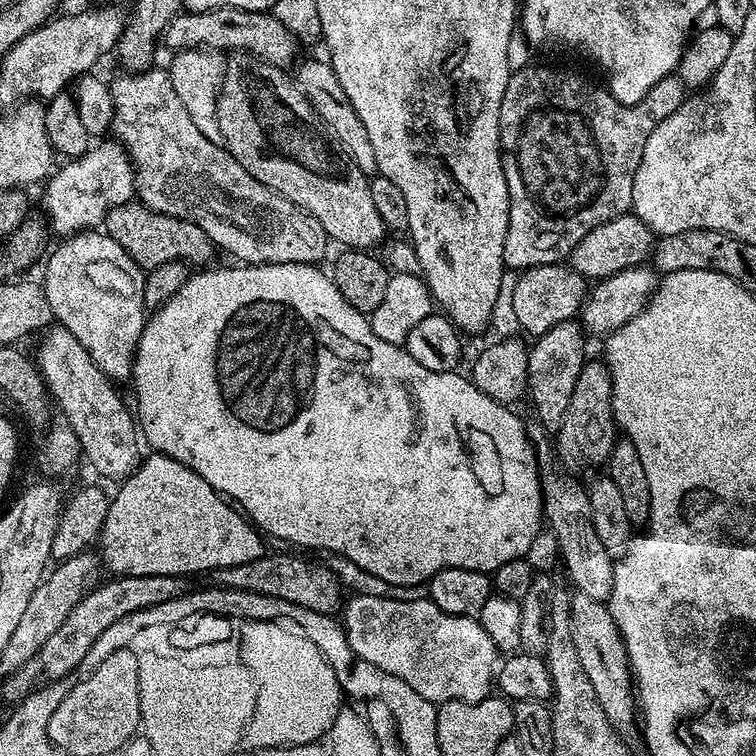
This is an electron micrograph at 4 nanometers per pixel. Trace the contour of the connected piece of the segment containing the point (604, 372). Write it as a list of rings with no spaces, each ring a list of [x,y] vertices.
[[[589,359],[582,366],[582,374],[578,374],[574,394],[570,394],[570,406],[566,406],[566,418],[562,418],[560,431],[554,436],[559,463],[568,470],[607,465],[617,439],[616,415],[612,412],[612,375],[603,359]]]

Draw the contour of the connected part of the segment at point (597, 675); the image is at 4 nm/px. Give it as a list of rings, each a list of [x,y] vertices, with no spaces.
[[[576,594],[572,597],[570,618],[574,634],[574,650],[578,650],[582,670],[586,670],[590,686],[594,686],[594,694],[598,694],[598,702],[606,718],[610,718],[610,722],[621,736],[631,737],[631,732],[635,728],[637,731],[638,728],[638,700],[634,695],[634,677],[632,666],[628,662],[628,651],[611,610],[605,601]]]

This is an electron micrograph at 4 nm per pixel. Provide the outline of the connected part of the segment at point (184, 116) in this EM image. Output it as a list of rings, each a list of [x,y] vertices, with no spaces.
[[[153,66],[147,72],[120,74],[116,81],[111,81],[110,87],[112,89],[112,128],[114,132],[117,132],[115,135],[118,137],[119,143],[127,148],[128,154],[132,158],[135,173],[135,195],[138,197],[139,203],[145,204],[147,208],[155,212],[161,212],[167,216],[177,216],[183,220],[194,222],[212,239],[213,245],[219,251],[221,248],[222,251],[229,252],[236,259],[233,261],[236,262],[243,262],[244,264],[316,264],[327,254],[330,241],[326,230],[322,230],[322,222],[318,222],[318,218],[314,218],[309,212],[302,210],[297,204],[290,202],[282,194],[278,194],[272,188],[268,188],[262,182],[258,182],[258,178],[251,176],[228,153],[227,148],[206,138],[206,135],[202,134],[197,126],[194,126],[193,119],[190,118],[190,114],[182,106],[181,99],[174,92],[169,73],[163,67],[160,69],[160,66]]]

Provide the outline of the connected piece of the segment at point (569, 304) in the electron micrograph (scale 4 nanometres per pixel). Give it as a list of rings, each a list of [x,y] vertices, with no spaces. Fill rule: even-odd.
[[[567,263],[539,264],[537,268],[523,269],[517,275],[512,291],[511,319],[513,316],[520,323],[521,330],[529,332],[529,337],[541,336],[550,330],[550,326],[558,326],[558,322],[576,320],[581,315],[589,291],[586,277],[575,272]]]

